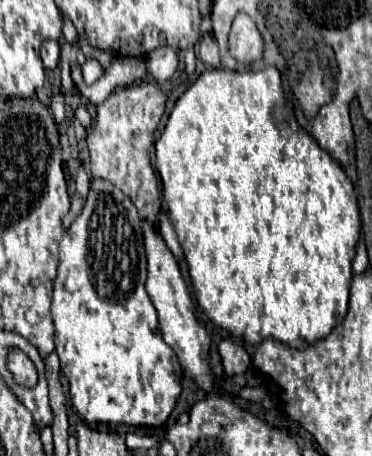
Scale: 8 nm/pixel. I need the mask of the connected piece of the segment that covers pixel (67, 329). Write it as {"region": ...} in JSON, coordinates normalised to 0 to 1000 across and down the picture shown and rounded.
{"region":[[[247,393],[220,467],[188,502],[177,502],[161,529],[156,603],[145,612],[140,647],[140,700],[151,717],[151,774],[161,783],[161,809],[188,840],[194,888],[237,932],[328,928],[360,936],[430,936],[468,901],[468,879],[489,857],[489,809],[473,779],[435,743],[419,678],[387,634],[387,621],[392,555],[371,463],[349,432],[339,432],[296,397]]]}

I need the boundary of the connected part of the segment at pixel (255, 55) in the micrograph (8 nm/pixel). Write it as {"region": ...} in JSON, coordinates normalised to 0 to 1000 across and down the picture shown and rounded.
{"region":[[[645,29],[629,42],[624,68],[618,68],[624,125],[645,138],[677,138],[677,134],[704,125],[704,112],[710,112],[710,90],[694,72],[688,50],[667,33]]]}

